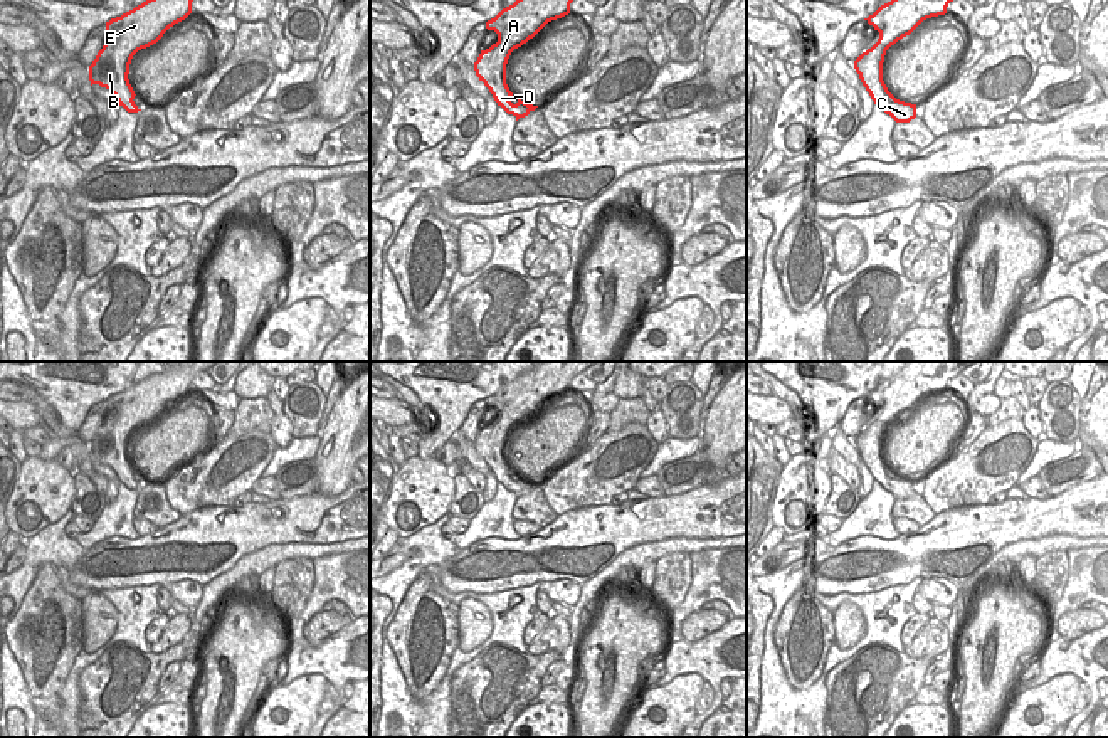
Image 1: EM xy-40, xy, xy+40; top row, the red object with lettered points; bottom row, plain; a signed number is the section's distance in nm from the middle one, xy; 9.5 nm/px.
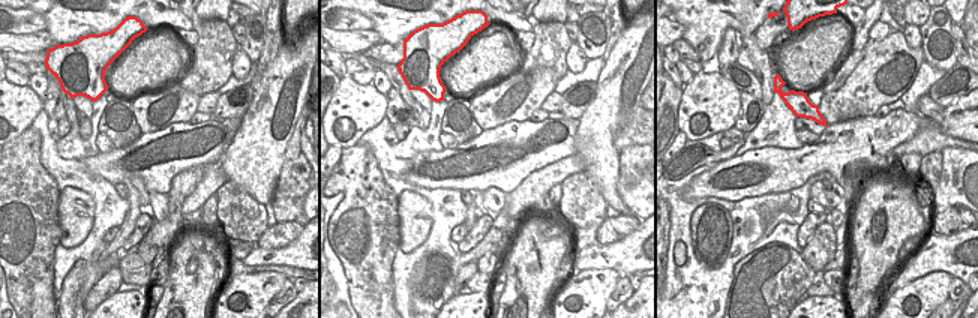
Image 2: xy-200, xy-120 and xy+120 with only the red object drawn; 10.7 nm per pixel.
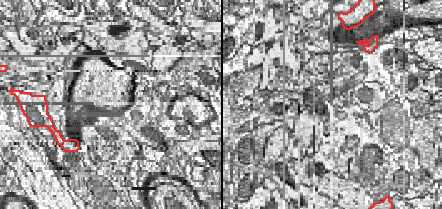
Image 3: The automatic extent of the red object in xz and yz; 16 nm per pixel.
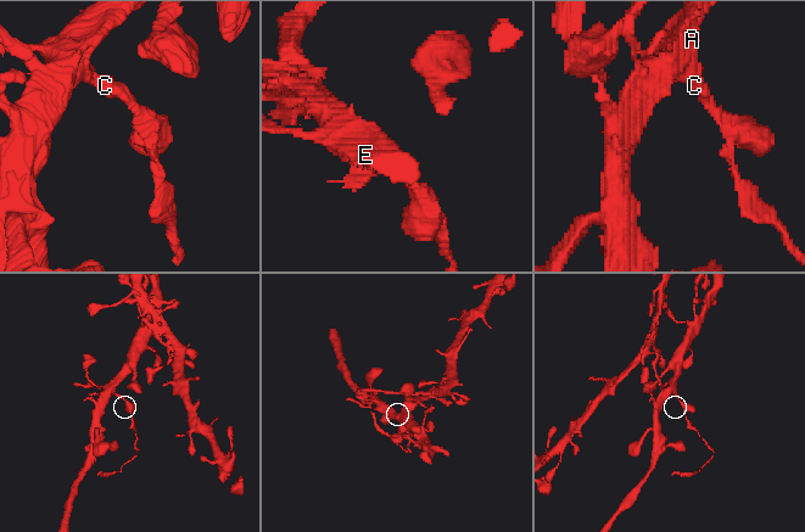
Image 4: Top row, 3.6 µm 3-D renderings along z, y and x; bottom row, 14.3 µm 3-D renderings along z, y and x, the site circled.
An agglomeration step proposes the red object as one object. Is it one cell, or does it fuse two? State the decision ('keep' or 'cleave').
cleave

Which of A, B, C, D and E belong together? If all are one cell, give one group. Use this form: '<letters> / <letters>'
A B D E / C

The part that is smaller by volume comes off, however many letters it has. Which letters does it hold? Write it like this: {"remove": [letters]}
{"remove": ["C"]}

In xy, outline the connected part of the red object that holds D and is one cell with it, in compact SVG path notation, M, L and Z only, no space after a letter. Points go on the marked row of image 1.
M516 0L486 22L488 30L498 34L498 42L481 50L474 62L479 81L508 114L514 106L506 84L506 64L511 52L533 39L548 22L570 13L573 0Z

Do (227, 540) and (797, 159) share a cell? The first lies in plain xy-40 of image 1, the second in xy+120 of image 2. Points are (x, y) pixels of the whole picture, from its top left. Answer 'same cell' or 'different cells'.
same cell

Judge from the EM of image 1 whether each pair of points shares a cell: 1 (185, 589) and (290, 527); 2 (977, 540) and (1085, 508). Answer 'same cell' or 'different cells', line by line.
1: different cells
2: same cell

